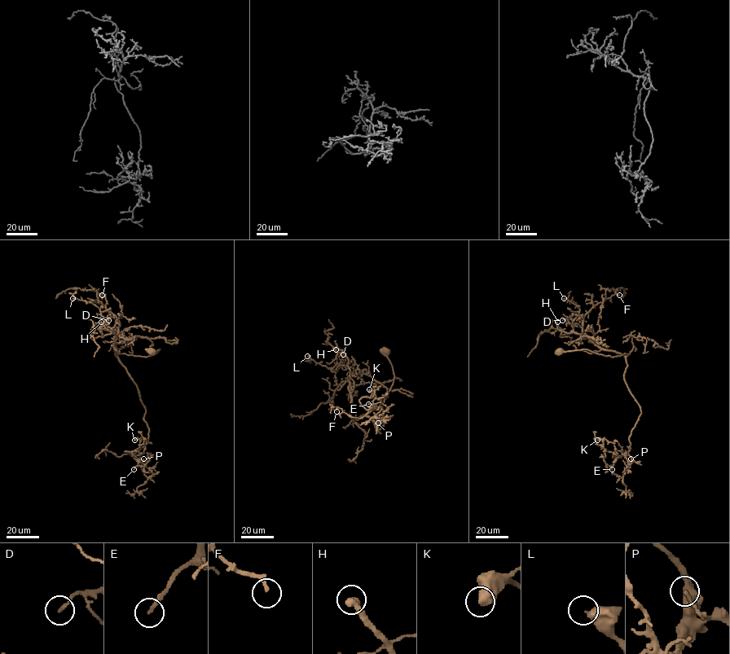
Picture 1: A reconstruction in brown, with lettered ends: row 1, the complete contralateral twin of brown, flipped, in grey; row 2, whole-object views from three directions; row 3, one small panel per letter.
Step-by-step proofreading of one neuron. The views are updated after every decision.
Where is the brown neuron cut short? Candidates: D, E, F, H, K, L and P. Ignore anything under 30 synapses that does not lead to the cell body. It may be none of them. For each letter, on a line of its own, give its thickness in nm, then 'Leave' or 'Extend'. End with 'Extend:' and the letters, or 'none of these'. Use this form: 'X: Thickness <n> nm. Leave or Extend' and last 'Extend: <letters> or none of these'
D: Thickness 140 nm. Extend
E: Thickness 190 nm. Extend
F: Thickness 190 nm. Leave
H: Thickness 400 nm. Extend
K: Thickness 600 nm. Leave
L: Thickness 480 nm. Leave
P: Thickness 130 nm. Leave
Extend: D, E, H

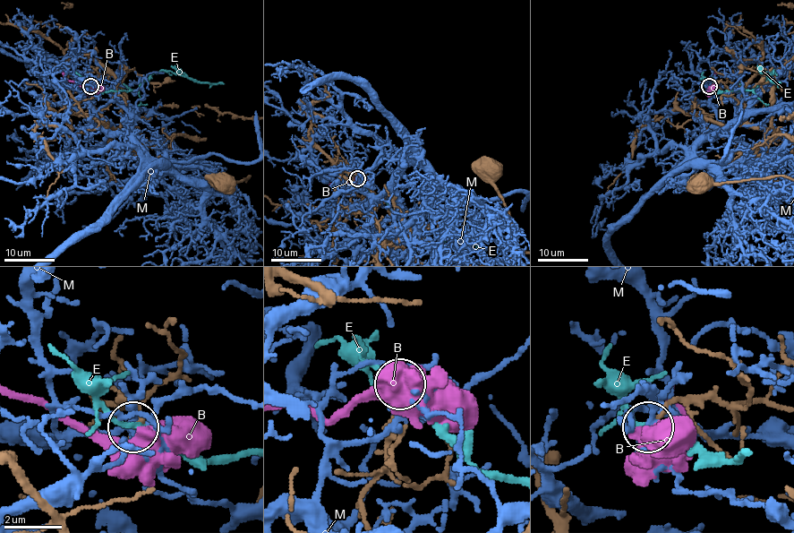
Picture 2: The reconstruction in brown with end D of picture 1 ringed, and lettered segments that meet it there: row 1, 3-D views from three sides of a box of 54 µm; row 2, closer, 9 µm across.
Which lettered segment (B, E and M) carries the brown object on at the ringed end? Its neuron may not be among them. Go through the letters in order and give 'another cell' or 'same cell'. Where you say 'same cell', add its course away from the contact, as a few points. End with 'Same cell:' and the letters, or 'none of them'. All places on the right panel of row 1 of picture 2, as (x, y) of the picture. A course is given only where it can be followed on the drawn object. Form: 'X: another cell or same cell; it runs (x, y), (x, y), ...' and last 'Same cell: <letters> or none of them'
B: another cell
E: another cell
M: another cell
Same cell: none of them

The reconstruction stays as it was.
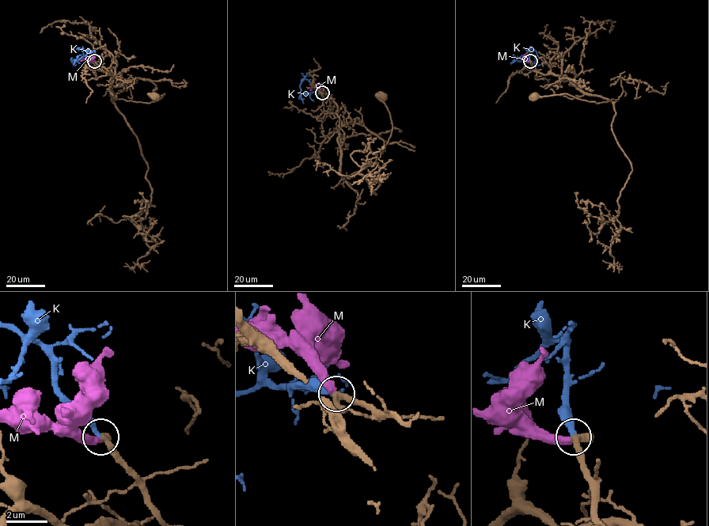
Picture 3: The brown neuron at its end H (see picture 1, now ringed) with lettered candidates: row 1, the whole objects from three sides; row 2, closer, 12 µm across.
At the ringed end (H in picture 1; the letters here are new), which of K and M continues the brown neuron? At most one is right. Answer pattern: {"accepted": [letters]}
{"accepted": ["K"]}

